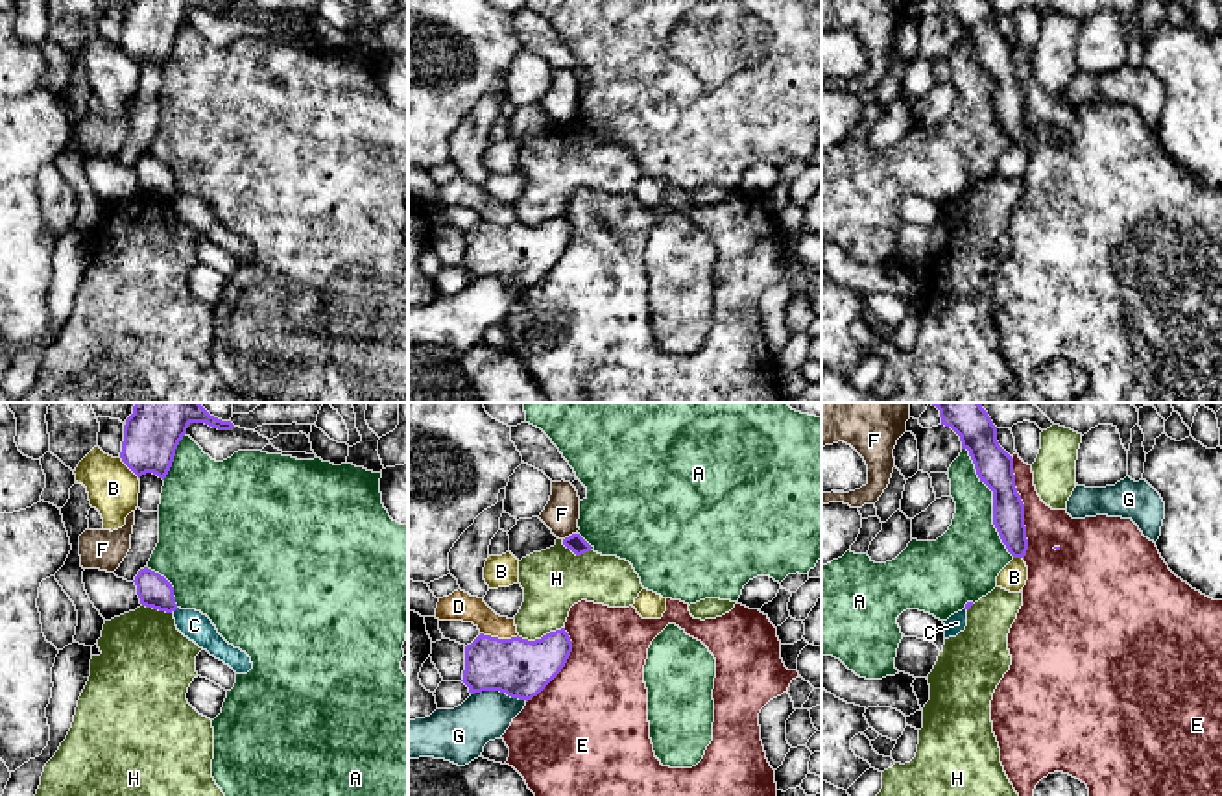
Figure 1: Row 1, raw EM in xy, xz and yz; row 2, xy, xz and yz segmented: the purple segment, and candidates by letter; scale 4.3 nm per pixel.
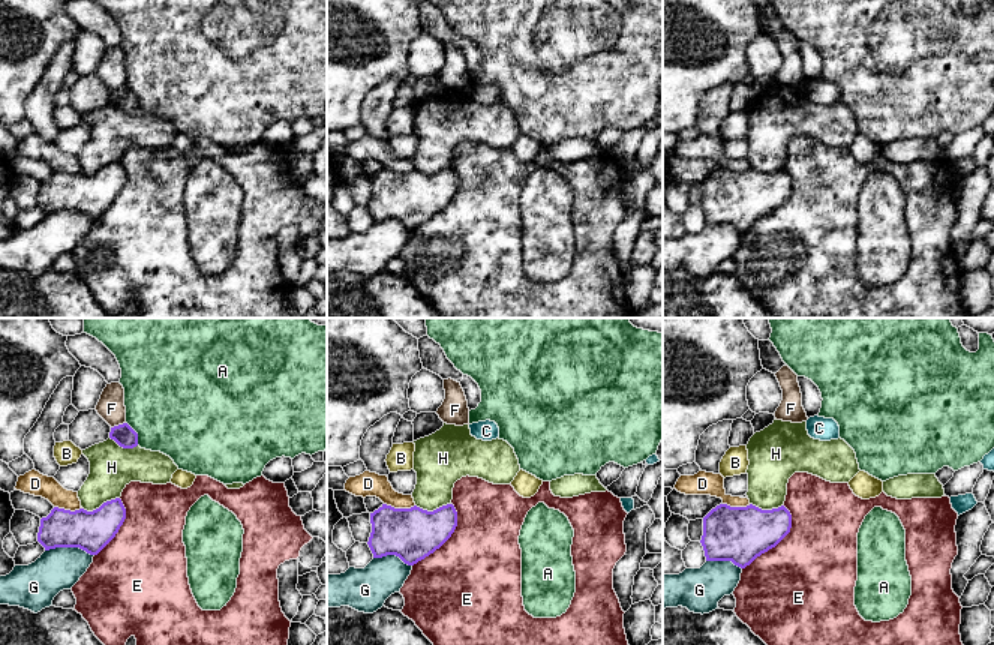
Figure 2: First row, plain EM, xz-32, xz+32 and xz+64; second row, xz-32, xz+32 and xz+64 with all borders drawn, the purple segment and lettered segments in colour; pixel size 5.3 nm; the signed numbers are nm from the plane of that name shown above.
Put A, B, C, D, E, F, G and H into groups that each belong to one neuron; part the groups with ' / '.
A / B / C / D / E / F / G / H

